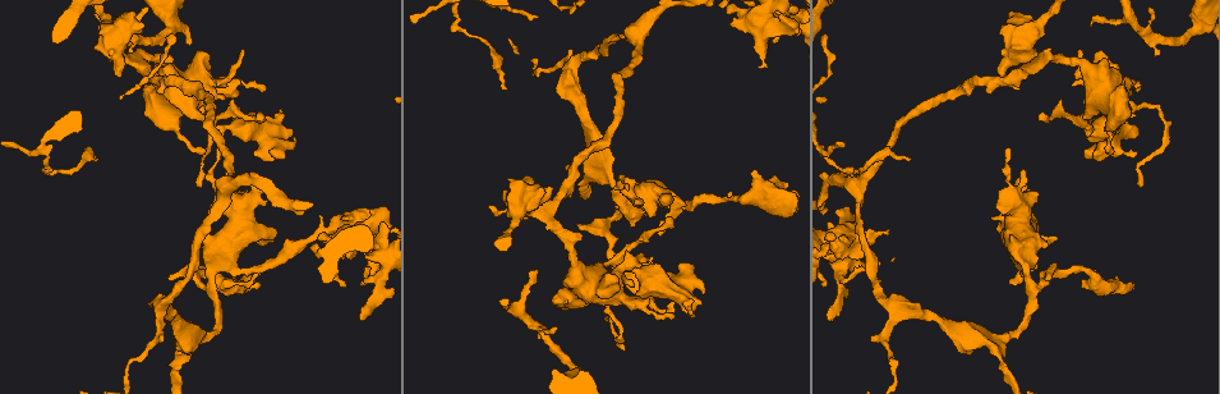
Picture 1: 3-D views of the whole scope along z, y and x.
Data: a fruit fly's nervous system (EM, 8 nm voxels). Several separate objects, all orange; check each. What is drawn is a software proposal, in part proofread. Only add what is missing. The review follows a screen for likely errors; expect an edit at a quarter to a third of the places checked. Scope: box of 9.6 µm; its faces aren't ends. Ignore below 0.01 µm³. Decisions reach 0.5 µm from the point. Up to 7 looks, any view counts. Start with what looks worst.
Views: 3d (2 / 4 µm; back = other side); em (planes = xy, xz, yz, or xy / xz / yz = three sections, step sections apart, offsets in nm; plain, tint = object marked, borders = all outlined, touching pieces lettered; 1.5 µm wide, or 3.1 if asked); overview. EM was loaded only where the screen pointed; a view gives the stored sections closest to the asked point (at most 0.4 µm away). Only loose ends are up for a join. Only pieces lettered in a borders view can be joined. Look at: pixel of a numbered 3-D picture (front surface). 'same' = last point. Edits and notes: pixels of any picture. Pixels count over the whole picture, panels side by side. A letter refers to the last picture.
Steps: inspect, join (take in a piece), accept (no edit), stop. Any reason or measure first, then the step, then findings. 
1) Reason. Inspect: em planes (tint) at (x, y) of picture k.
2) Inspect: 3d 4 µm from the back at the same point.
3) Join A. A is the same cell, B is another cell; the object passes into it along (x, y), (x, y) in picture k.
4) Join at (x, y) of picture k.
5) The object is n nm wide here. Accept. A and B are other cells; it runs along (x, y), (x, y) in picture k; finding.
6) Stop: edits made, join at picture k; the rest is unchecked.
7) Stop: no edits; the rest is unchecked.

Thin end. Inspect: 3d 4 µm at (503, 87) of picture 1.

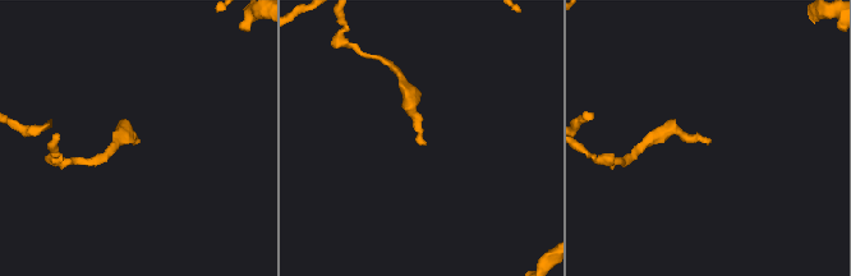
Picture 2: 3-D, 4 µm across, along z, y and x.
Inspect: em yz step 4 (tint) at (423, 144) of picture 2.

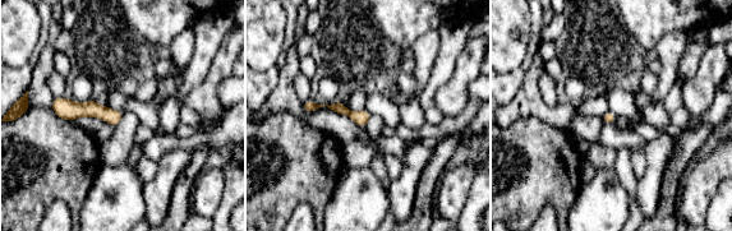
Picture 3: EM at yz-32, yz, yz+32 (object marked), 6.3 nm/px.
Cut it another way. Inspect: em planes (borders) at the same point.

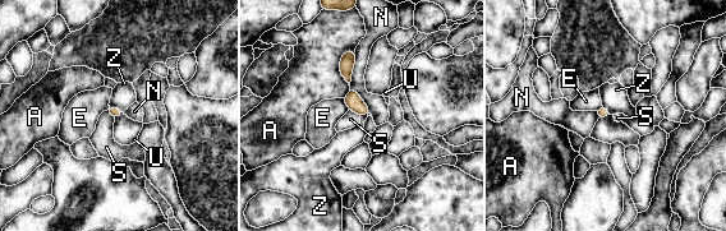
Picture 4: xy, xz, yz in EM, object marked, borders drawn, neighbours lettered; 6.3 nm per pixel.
Accept. A, E, N, S, U and Z are other cells; a border runs along (109, 105), (123, 111) in picture 4; no lettered piece goes on from it.

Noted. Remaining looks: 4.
Free end. Inspect: 3d 4 µm at (728, 13) of picture 1.

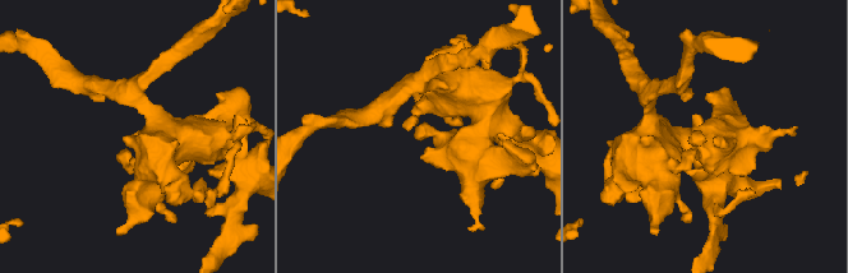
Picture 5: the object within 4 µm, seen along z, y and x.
Shape alone is not enough. Inspect: em planes (borders) at (699, 133) of picture 5.

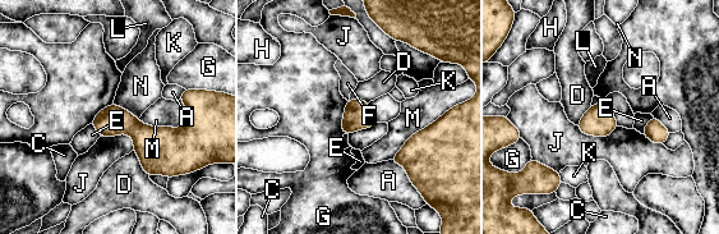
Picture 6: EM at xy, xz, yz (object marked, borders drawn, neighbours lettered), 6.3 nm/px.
Accept. A, C, D, E, F, G, H, J, K, L, M and N are other cells; a border runs along (377, 122), (348, 134) in picture 6; none of them fits.

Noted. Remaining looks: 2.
Inspect: em planes (borders) at (672, 315) of picture 1.

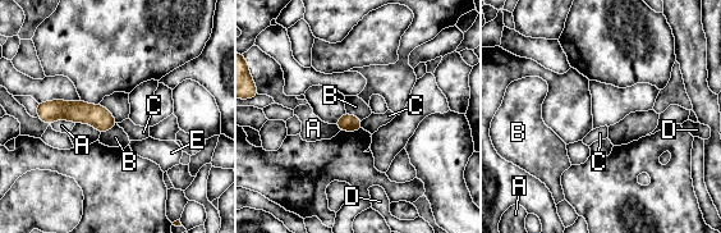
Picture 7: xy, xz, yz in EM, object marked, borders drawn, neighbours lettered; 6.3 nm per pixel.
The object is 100 nm wide here. Accept. A, B, C, D and E are other cells; it runs along (40, 108), (95, 114), (111, 123) in picture 7; no lettered piece goes on from it.

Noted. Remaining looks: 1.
Stop: no edits; the rest is unchecked.

